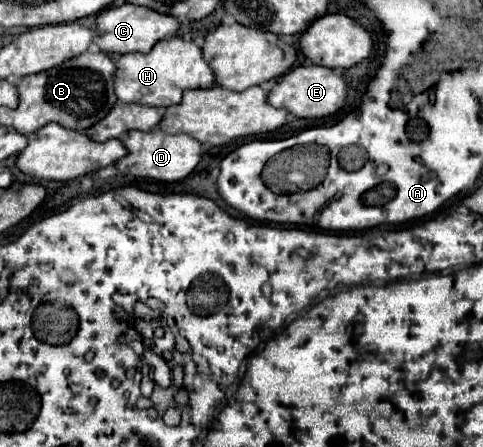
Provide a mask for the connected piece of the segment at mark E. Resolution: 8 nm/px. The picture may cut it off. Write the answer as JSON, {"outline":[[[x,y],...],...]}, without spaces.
{"outline":[[[302,64],[292,68],[288,74],[280,76],[272,90],[268,92],[268,104],[274,108],[284,108],[298,118],[322,118],[334,114],[346,100],[346,82],[340,74],[330,68]]]}

